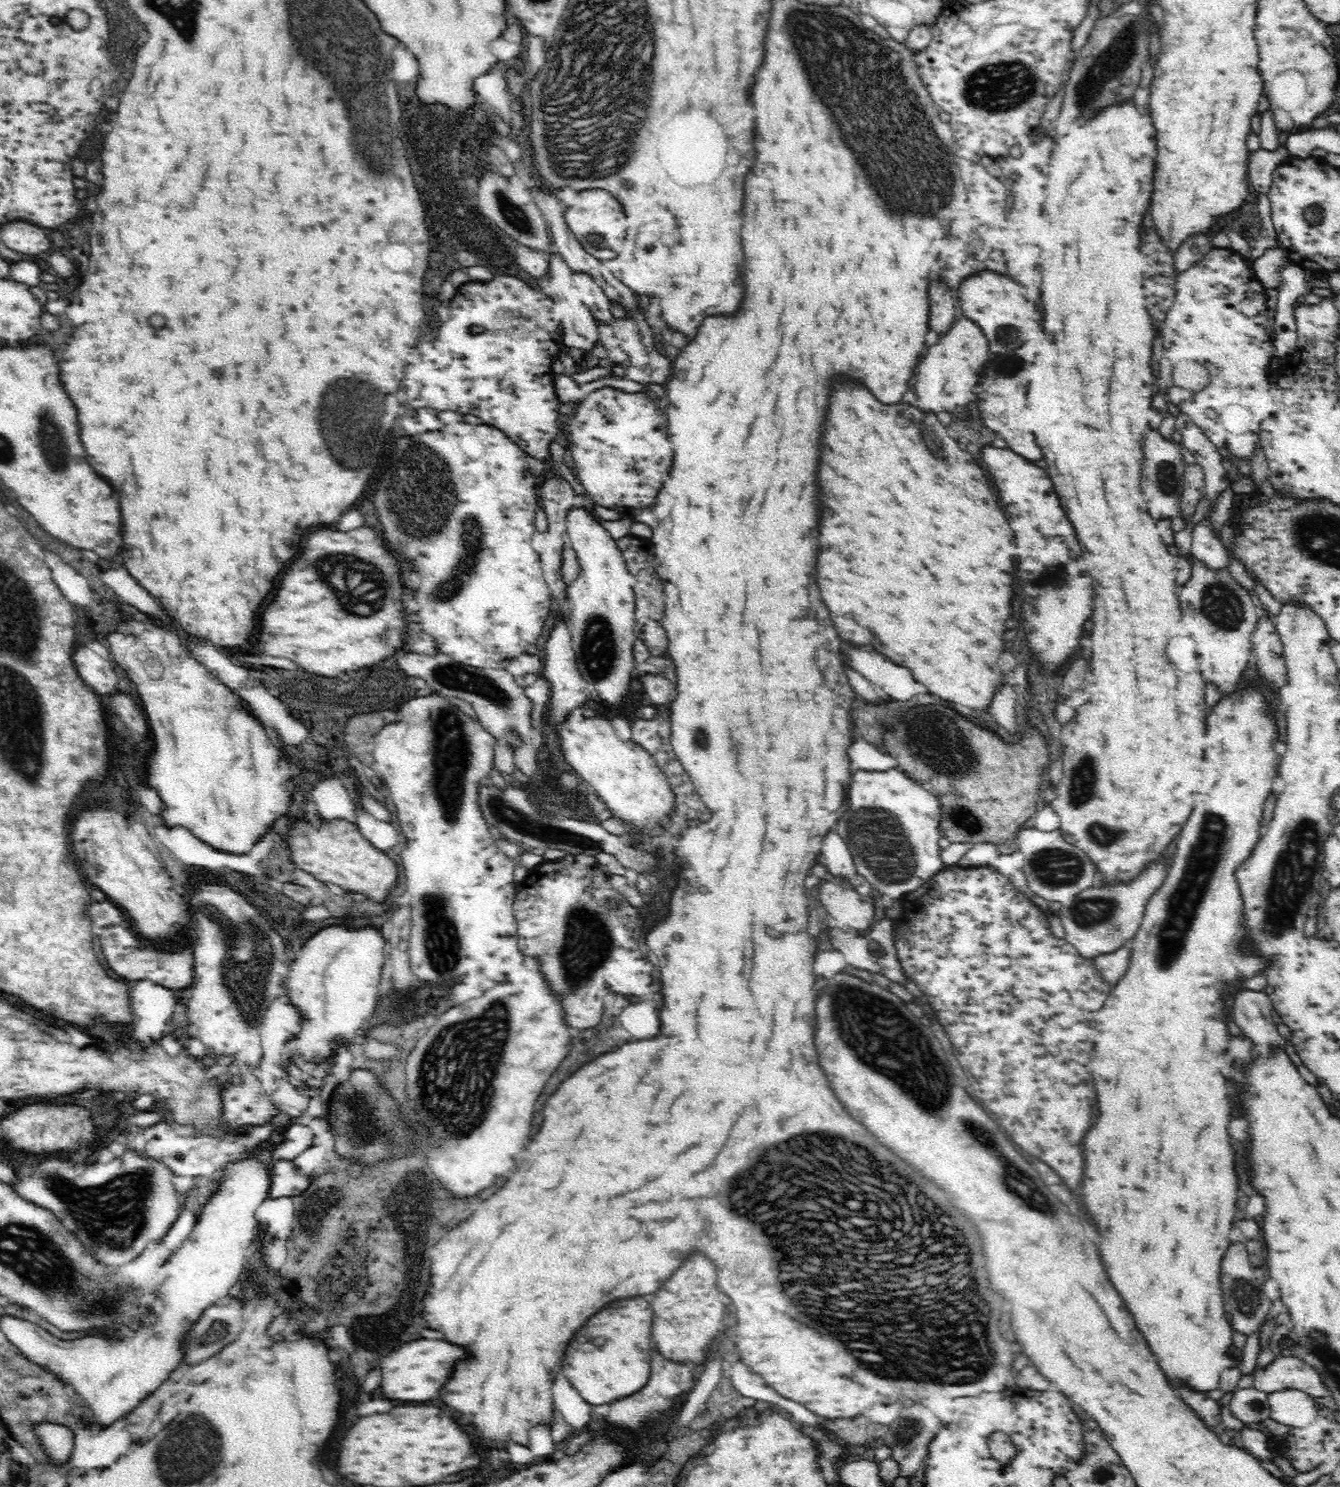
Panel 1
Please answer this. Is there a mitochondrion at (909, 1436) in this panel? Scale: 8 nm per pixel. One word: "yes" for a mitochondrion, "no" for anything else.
yes

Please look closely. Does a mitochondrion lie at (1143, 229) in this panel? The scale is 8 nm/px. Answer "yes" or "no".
no

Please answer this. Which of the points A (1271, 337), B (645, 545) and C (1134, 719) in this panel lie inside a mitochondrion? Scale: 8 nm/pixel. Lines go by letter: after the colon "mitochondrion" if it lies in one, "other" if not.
A: other
B: other
C: other

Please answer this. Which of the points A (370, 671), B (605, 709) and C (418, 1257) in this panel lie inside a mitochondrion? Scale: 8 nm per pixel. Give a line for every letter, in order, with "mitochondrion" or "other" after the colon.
A: other
B: other
C: other

